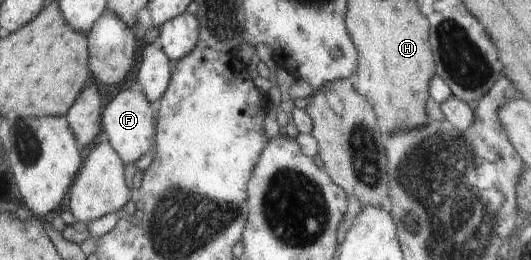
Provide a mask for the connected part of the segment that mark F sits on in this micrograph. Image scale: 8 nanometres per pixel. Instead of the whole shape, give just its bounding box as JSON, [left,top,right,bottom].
[102,87,156,164]

